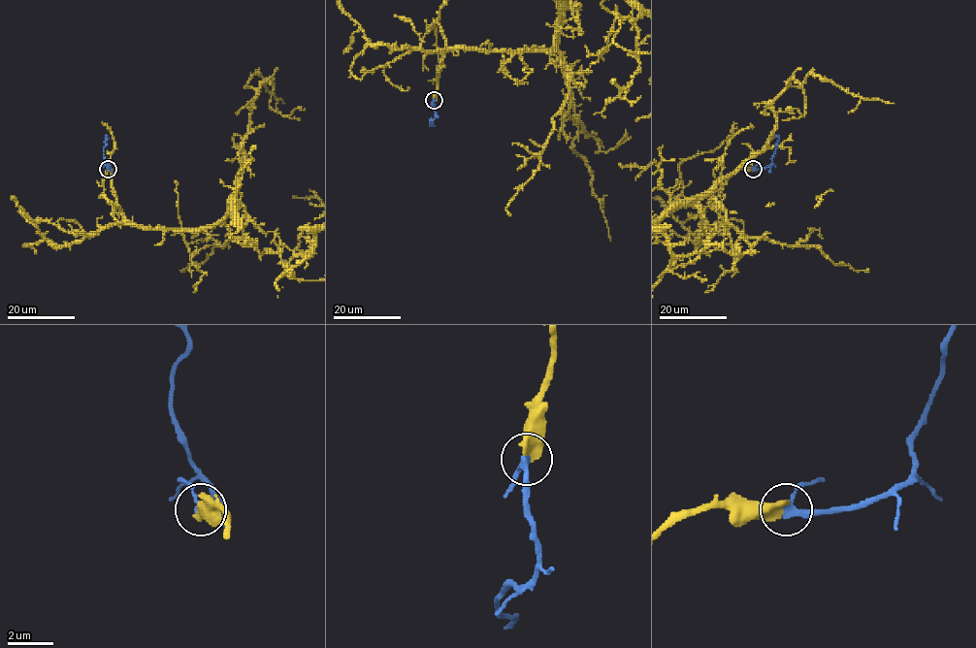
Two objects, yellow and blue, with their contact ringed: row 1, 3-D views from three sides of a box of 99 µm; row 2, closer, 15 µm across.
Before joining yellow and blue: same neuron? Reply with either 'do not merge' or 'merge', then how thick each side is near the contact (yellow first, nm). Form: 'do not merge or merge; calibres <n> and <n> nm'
merge; calibres 550 and 260 nm

